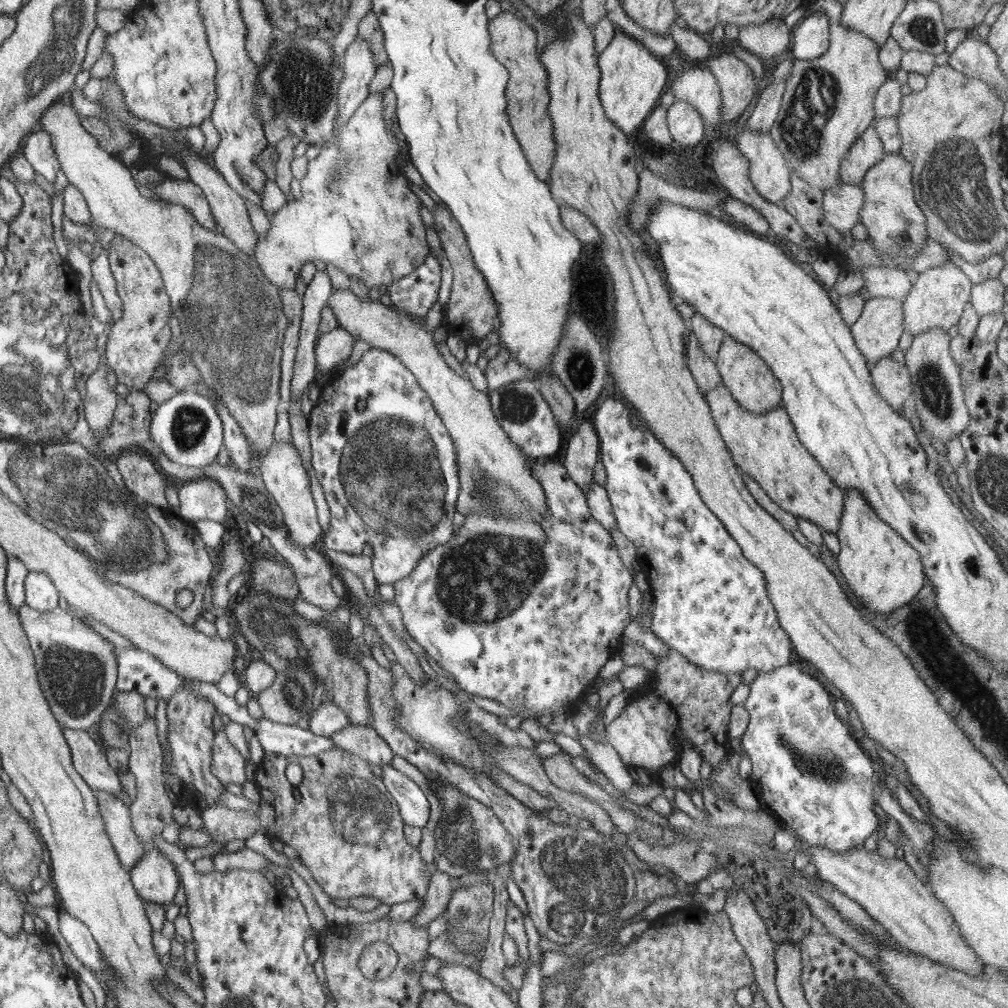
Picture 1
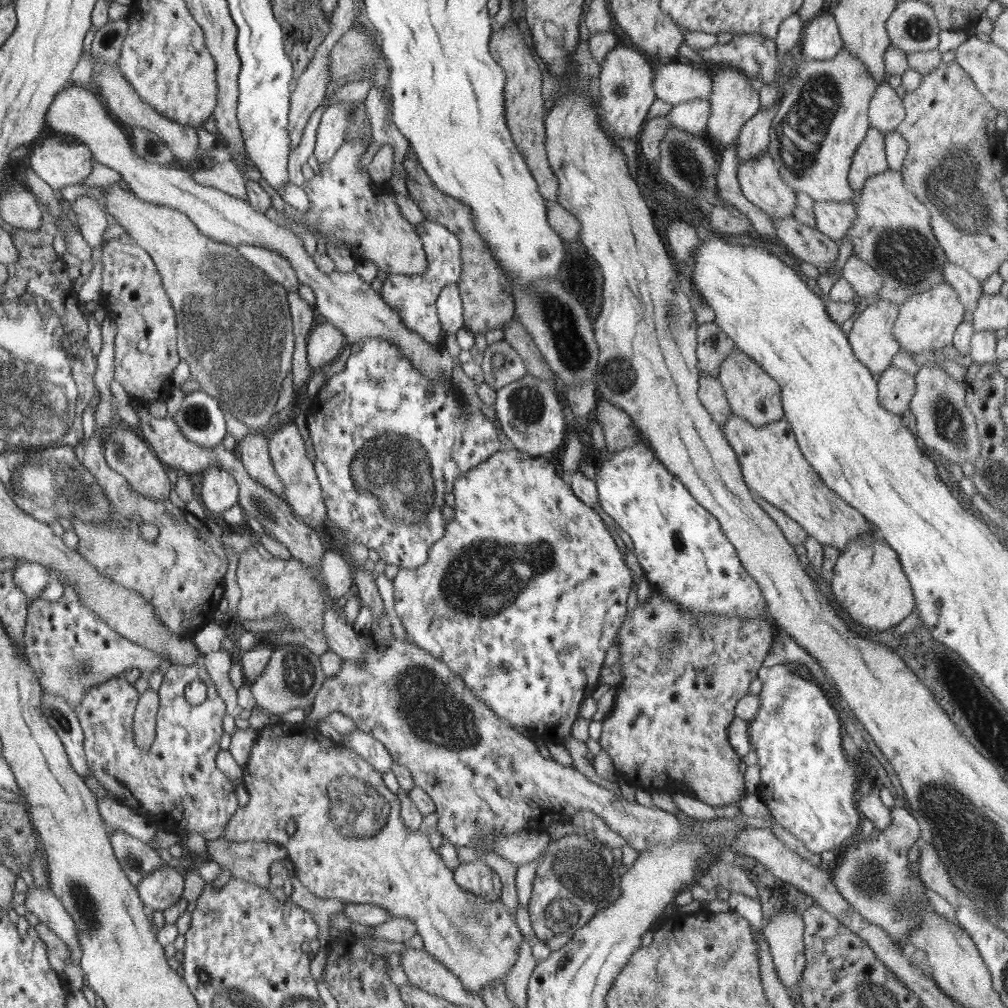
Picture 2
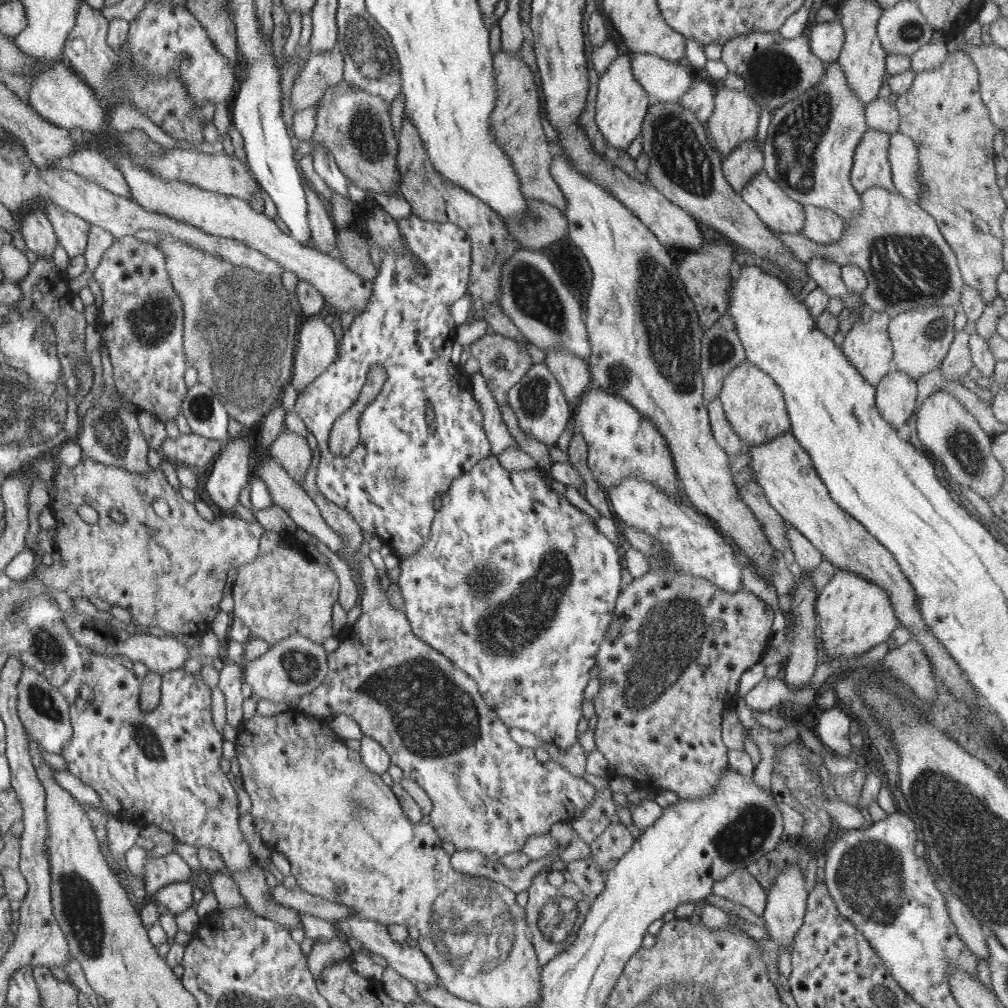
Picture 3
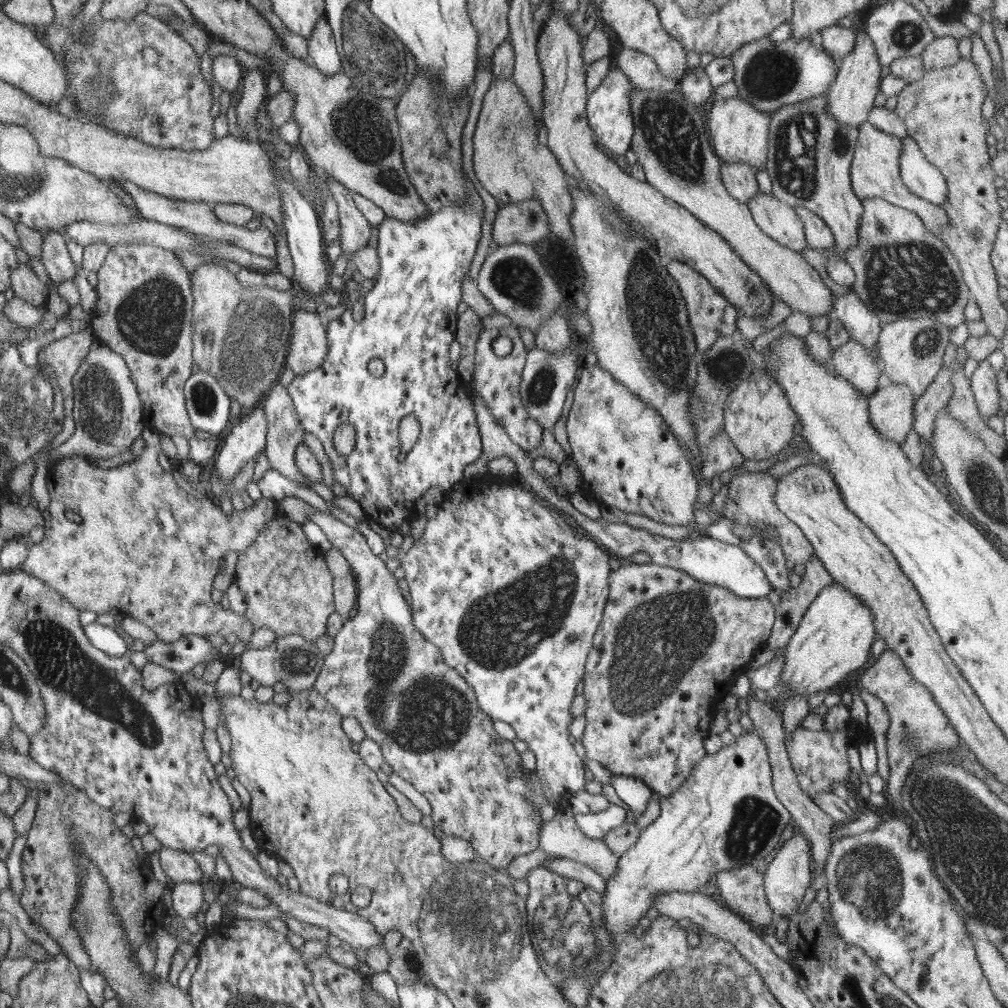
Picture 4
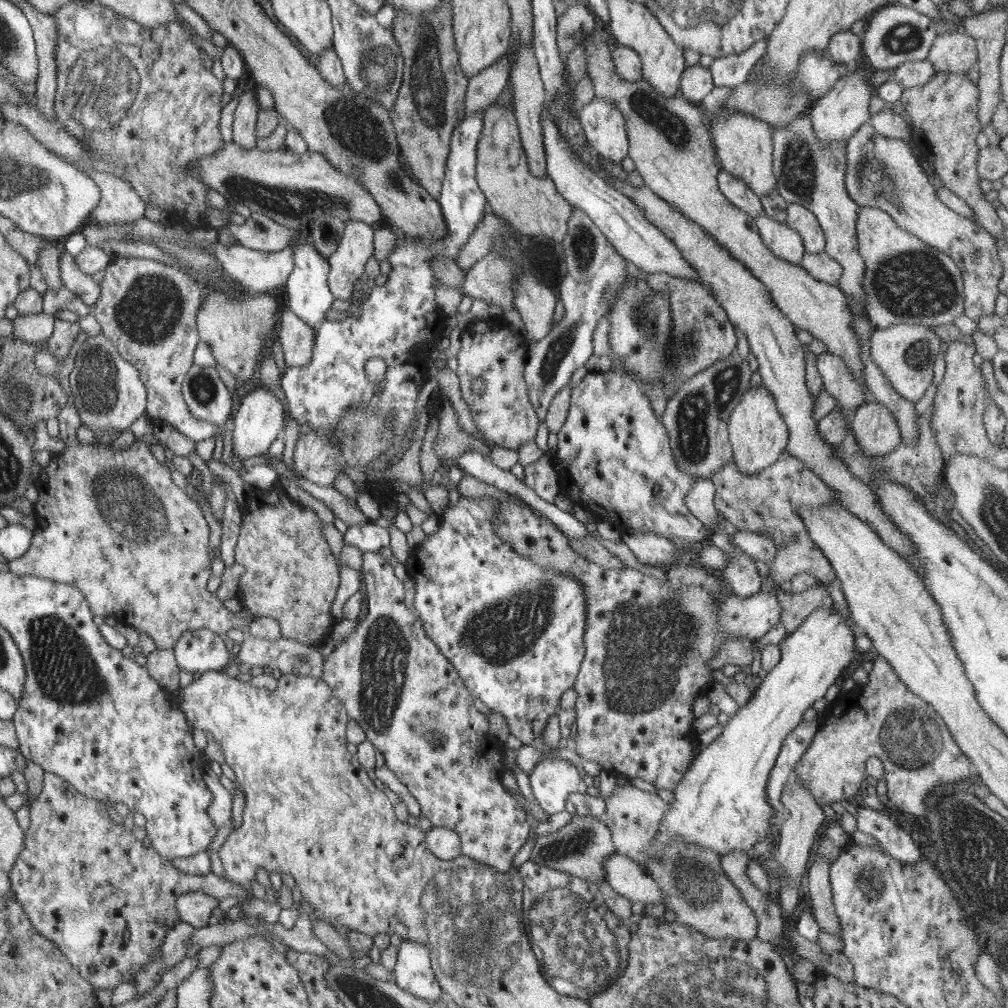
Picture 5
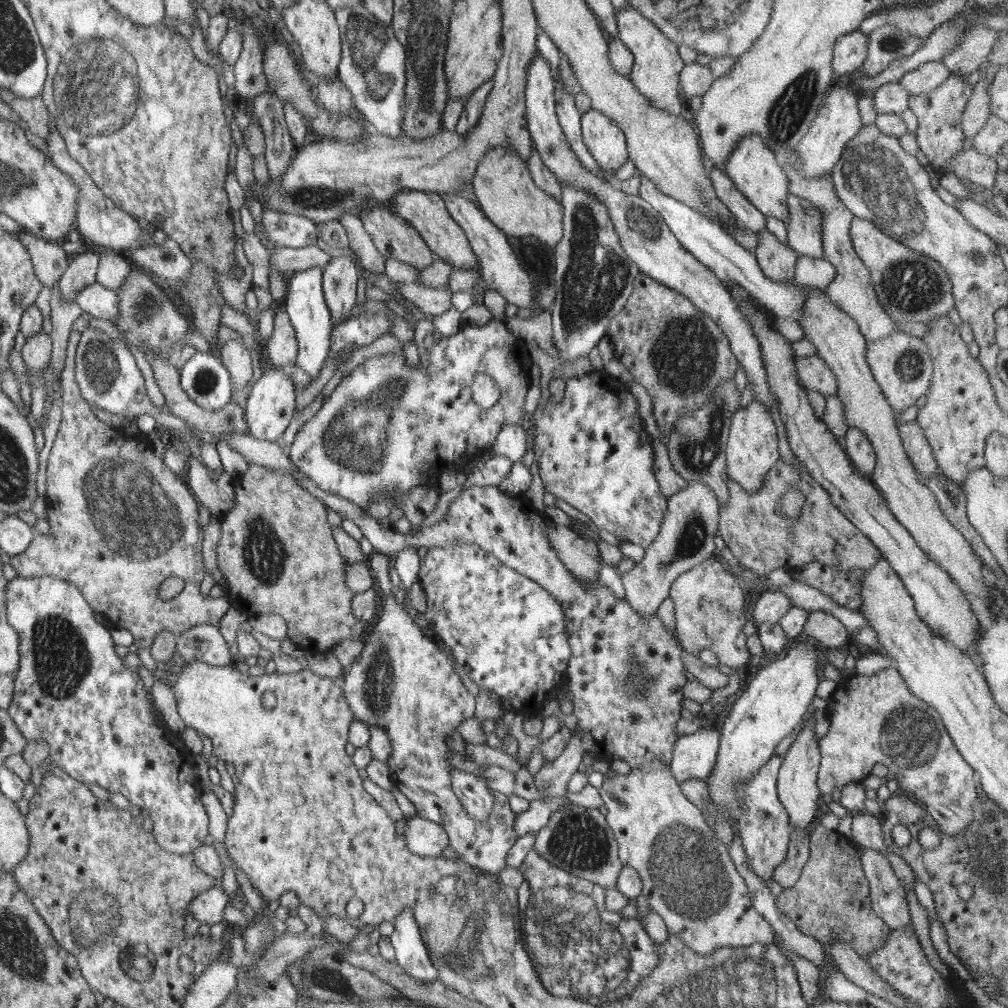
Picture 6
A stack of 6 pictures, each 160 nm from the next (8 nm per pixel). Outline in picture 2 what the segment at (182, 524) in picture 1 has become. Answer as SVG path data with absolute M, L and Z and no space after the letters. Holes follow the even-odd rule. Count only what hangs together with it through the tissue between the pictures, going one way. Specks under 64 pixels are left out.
M107 316L101 325L101 335L103 344L99 354L99 371L95 374L96 392L100 393L100 402L94 413L94 431L88 438L88 442L77 445L75 455L79 461L95 476L99 485L103 488L103 493L109 500L108 517L104 521L84 522L77 516L71 516L70 521L75 528L75 533L79 538L75 549L88 562L95 565L96 570L104 575L104 578L112 580L114 584L121 585L122 588L130 589L142 595L155 608L157 618L160 619L173 633L190 636L192 630L204 626L206 622L212 620L216 602L220 600L220 586L224 584L226 568L228 568L228 558L222 550L222 542L210 532L210 528L204 526L205 521L198 519L186 509L176 507L168 498L166 500L155 500L150 497L142 496L131 487L127 477L116 472L108 463L104 455L104 439L110 435L113 426L120 420L118 419L115 406L112 402L113 395L110 391L110 384L115 374L115 338L116 324L113 318ZM141 524L154 524L158 528L158 536L154 542L146 541L140 532Z

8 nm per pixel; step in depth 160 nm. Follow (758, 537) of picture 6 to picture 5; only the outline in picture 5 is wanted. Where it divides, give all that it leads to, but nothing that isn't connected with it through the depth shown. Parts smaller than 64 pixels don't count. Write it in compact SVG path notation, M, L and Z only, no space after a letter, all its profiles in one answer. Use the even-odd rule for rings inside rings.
M785 451L768 468L745 475L739 472L732 460L718 467L711 481L715 484L714 506L728 524L735 524L740 532L759 533L776 545L775 559L768 564L774 583L792 580L798 572L813 574L823 584L836 583L837 576L832 565L810 538L806 525L797 515L797 508L802 505L817 507L833 498L833 491L805 462Z

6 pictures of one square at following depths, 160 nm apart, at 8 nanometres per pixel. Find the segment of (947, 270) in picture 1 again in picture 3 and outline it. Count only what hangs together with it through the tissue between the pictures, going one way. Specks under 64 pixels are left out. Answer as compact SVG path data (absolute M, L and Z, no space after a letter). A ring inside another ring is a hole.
M934 306L926 310L904 312L891 318L887 330L893 349L893 369L908 374L917 382L923 375L939 368L956 334L956 311Z

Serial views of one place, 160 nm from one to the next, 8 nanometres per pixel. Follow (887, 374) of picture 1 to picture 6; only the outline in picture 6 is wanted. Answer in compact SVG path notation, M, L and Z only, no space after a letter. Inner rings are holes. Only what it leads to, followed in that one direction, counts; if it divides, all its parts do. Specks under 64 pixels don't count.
M850 427L843 439L843 447L858 474L869 477L875 469L877 454L866 435L858 427Z

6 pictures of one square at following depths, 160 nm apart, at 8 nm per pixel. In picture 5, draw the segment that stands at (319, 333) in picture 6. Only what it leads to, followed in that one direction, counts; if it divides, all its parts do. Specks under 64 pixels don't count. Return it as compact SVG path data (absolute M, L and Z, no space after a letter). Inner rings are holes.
M304 227L302 235L293 247L294 266L286 283L286 306L294 312L296 316L304 320L310 326L312 332L318 334L320 324L326 321L326 314L335 300L334 293L327 283L330 274L330 261L327 260L314 245L314 242L308 236L307 227Z

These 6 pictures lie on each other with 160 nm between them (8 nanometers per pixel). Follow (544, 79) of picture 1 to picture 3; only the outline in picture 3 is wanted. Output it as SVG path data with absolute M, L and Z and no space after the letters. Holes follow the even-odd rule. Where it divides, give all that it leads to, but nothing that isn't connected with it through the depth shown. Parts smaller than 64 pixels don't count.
M500 49L495 53L495 77L498 99L491 114L491 127L495 141L505 150L516 174L521 180L521 189L527 199L547 202L565 214L566 199L551 175L550 146L540 123L540 102L534 74L525 61L518 60L514 53Z

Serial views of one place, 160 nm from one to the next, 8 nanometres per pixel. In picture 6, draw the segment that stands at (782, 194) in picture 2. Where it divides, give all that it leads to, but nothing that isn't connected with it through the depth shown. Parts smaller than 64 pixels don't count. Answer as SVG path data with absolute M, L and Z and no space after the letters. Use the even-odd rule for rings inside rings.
M768 229L757 233L759 245L755 250L760 268L773 281L784 282L795 276L795 264L798 254L789 243L782 243Z

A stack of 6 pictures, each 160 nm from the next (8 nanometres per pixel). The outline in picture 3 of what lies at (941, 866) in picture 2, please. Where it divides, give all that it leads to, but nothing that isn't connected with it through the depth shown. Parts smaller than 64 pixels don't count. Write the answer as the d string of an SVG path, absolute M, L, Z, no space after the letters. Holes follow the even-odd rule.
M946 892L947 909L949 917L962 942L973 952L974 956L984 958L989 962L989 950L985 941L984 930L981 928L978 920L972 914L967 904L964 904L958 896Z

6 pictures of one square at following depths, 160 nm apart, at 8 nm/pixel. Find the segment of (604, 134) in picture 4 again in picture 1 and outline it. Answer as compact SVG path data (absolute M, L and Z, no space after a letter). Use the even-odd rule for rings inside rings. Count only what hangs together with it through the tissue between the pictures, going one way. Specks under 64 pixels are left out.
M618 31L610 44L597 55L601 72L599 98L605 115L629 137L652 112L652 107L660 99L668 73L659 59L634 37Z

